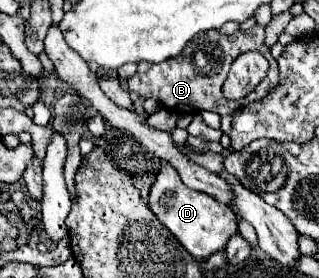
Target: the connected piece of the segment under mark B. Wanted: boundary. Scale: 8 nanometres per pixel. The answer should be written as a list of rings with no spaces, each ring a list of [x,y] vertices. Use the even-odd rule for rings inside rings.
[[[255,24],[251,30],[237,30],[229,36],[221,34],[219,30],[203,32],[195,38],[197,42],[191,40],[191,44],[187,44],[187,48],[183,48],[183,52],[179,56],[173,56],[171,60],[163,60],[159,64],[139,62],[139,70],[135,76],[127,80],[127,88],[139,92],[145,98],[157,98],[173,114],[193,114],[199,110],[213,110],[213,112],[219,112],[221,116],[233,114],[235,110],[241,108],[241,104],[247,104],[249,100],[261,100],[271,90],[271,86],[279,84],[277,60],[271,56],[269,48],[263,44],[263,38],[265,38],[265,32],[263,32],[263,26],[259,24]],[[247,50],[259,50],[269,60],[269,72],[263,78],[263,82],[259,82],[259,86],[245,98],[227,100],[221,92],[221,86],[227,78],[231,62]]]

